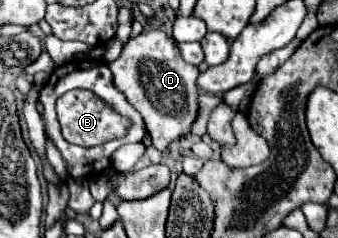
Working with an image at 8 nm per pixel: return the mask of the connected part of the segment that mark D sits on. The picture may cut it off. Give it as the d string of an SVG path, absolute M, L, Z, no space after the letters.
M144 30L132 38L122 54L108 64L114 74L114 86L142 114L146 130L158 150L172 140L190 134L190 126L198 112L198 66L182 60L174 38L162 30Z

